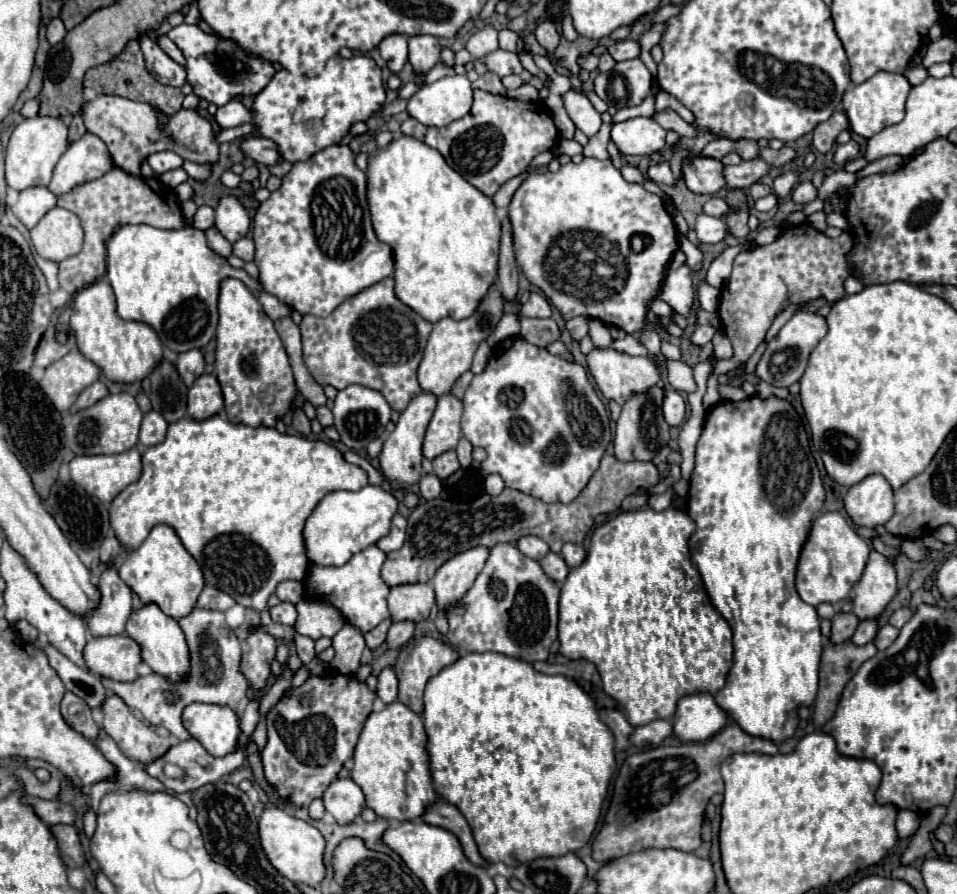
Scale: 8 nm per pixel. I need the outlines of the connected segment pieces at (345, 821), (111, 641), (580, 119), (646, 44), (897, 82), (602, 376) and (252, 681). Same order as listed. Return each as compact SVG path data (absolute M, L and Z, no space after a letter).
M351 777L335 779L323 793L325 809L339 825L351 825L365 809L365 795Z
M126 633L89 641L83 657L89 671L115 681L135 681L139 677L137 665L143 661L139 643Z
M567 91L563 101L575 101L571 105L571 119L573 119L575 127L579 127L587 137L593 137L599 131L599 127L601 127L601 115L591 105L587 95L575 93L575 91Z
M655 23L649 31L645 31L643 33L643 37L639 39L639 43L641 43L641 61L647 65L647 69L651 71L651 75L653 75L653 83L657 81L657 65L655 65L655 61L651 59L651 55L649 55L649 51L651 51L651 47L655 45L655 43L659 43L659 39L661 39L661 35L665 33L665 27L667 27L667 23Z
M879 71L865 83L849 87L843 95L843 109L849 119L851 131L869 139L881 129L899 123L905 117L905 99L909 91L911 91L911 83L907 81L907 77L901 73L889 73L889 71Z
M611 347L609 349L593 349L587 355L587 363L589 363L589 371L593 373L593 379L595 379L597 387L601 389L603 397L609 401L617 401L619 405L625 405L637 393L647 393L653 385L659 383L659 377L661 377L659 369L651 363L651 359L623 355Z
M253 629L251 635L247 637L247 643L251 647L249 653L243 655L241 661L241 671L247 677L249 685L259 691L265 687L271 669L269 669L269 661L275 657L275 647L277 647L277 639L271 635L265 635L261 629Z

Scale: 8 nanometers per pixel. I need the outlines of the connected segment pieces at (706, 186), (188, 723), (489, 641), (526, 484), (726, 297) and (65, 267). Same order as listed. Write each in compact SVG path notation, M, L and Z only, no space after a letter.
M705 155L685 157L681 163L685 185L693 193L701 193L701 195L715 195L727 185L723 171L725 165L719 159L705 157Z
M191 703L183 711L183 727L215 757L237 747L239 717L229 707Z
M513 543L491 547L483 571L459 603L465 605L465 613L461 619L449 619L451 647L467 653L495 651L529 663L549 657L549 647L557 639L559 585L545 575L539 561L523 555Z
M509 337L493 347L491 359L481 375L475 375L463 397L463 437L483 447L487 459L483 469L503 477L505 485L519 489L543 503L571 503L587 485L611 443L609 413L577 361L547 353L521 337Z
M809 223L787 227L771 245L759 245L741 251L735 257L733 273L721 291L719 317L723 331L733 345L733 357L717 361L709 379L707 393L703 395L703 407L711 409L721 401L719 395L719 375L741 369L753 355L757 345L765 339L767 329L773 319L785 311L789 305L801 305L815 299L825 299L835 303L845 297L845 279L851 275L851 267L845 261L845 253L853 247L853 237L849 233L829 239L821 231L813 229Z
M113 167L103 177L77 185L69 193L59 197L57 205L67 211L73 211L85 229L83 249L75 257L59 263L59 285L69 295L75 295L77 291L85 289L87 285L99 281L105 275L105 267L107 267L105 245L107 245L107 239L113 235L115 227L127 225L127 223L145 223L157 229L183 229L185 227L185 219L181 213L177 193L171 187L165 187L155 177L151 179L143 179L143 177L133 179L133 177L135 175L121 171L119 167Z

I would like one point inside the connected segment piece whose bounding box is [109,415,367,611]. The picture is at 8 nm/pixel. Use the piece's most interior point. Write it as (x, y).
(237, 497)

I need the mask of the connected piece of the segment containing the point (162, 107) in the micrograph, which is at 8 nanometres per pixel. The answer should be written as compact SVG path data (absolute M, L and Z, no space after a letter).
M129 41L129 45L125 47L125 51L115 61L89 69L85 73L83 85L85 85L85 89L95 91L97 95L119 95L119 97L125 97L125 99L151 103L153 107L157 107L165 115L175 115L181 109L183 97L185 97L181 93L181 89L177 89L177 87L165 87L165 85L157 83L157 79L153 79L149 75L149 71L145 69L143 53L141 53L137 41Z

